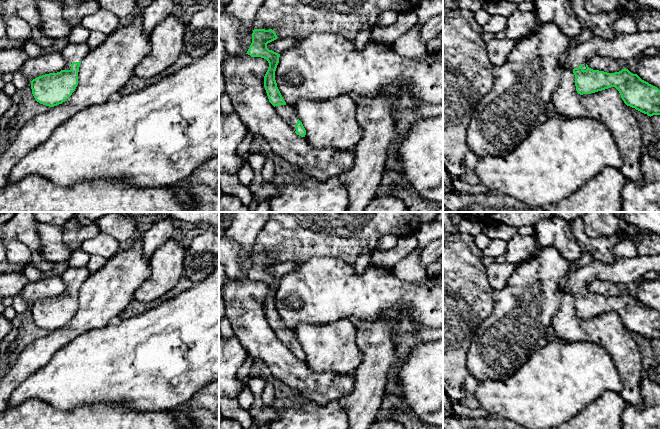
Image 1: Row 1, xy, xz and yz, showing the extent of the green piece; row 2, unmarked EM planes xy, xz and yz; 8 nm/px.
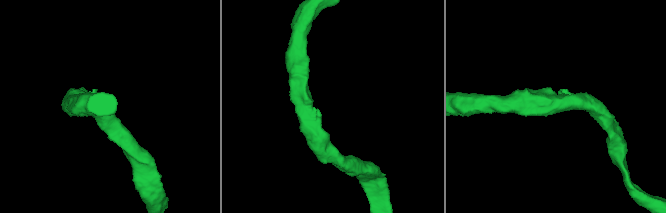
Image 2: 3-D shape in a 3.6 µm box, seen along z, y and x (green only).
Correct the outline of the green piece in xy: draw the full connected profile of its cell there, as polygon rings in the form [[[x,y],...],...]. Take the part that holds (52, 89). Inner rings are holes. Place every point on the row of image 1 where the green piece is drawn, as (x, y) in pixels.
[[[68,42],[61,51],[66,62],[65,67],[60,72],[45,74],[31,81],[35,100],[49,107],[65,102],[78,85],[80,64],[90,50],[87,43]]]

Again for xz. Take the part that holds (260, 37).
[[[254,29],[252,33],[252,43],[246,54],[251,57],[261,57],[268,61],[269,68],[264,76],[264,87],[269,102],[274,106],[277,114],[297,135],[305,137],[306,130],[302,122],[298,119],[295,107],[284,101],[275,80],[275,71],[279,63],[280,54],[269,50],[267,44],[277,38],[275,31],[272,29]]]

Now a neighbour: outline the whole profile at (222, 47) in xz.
[[[219,39],[219,97],[226,92],[222,63],[227,55],[224,41]]]

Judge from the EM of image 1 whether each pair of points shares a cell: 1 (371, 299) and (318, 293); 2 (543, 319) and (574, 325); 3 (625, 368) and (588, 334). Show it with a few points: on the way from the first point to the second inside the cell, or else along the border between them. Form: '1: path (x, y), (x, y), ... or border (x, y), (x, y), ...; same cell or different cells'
1: path (358, 296), (331, 293); same cell
2: border (558, 298), (558, 309), (553, 315), (551, 325); different cells
3: path (623, 357), (599, 334); same cell

